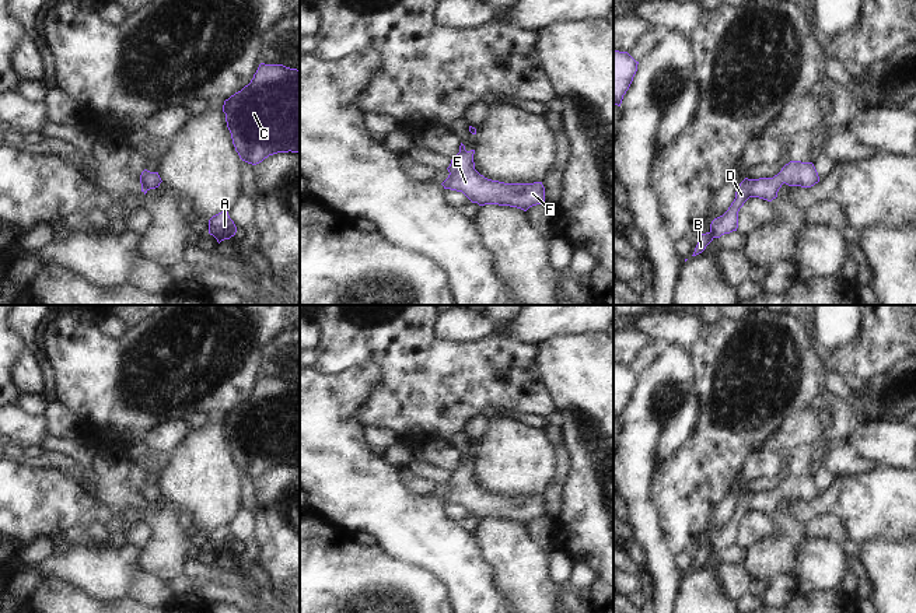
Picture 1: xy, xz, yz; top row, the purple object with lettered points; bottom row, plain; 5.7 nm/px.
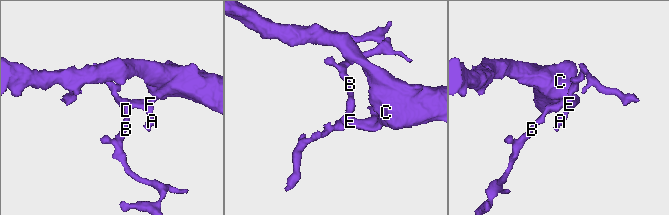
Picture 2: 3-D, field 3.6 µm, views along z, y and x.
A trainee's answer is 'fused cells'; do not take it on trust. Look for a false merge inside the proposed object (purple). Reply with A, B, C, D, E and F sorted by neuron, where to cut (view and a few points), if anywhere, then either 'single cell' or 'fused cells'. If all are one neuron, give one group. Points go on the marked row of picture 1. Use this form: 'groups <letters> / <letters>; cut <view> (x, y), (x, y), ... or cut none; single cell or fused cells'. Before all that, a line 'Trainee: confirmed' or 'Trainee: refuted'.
Trainee: refuted
groups A B C D E F; cut none; single cell

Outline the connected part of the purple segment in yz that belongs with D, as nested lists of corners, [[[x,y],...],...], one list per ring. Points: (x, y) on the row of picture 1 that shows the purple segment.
[[[790,161],[773,178],[745,178],[740,183],[735,192],[735,199],[728,210],[712,221],[709,232],[700,234],[692,256],[702,253],[714,238],[737,231],[738,211],[749,197],[772,202],[777,197],[777,192],[783,183],[789,186],[811,188],[818,182],[819,176],[814,164],[801,161]]]

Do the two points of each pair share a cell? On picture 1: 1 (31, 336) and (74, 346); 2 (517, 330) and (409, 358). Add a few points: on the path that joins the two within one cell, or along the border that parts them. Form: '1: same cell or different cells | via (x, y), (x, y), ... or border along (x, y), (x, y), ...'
1: different cells | border along (41, 326), (38, 330), (38, 349)
2: different cells | border along (496, 332), (511, 340), (532, 343)

